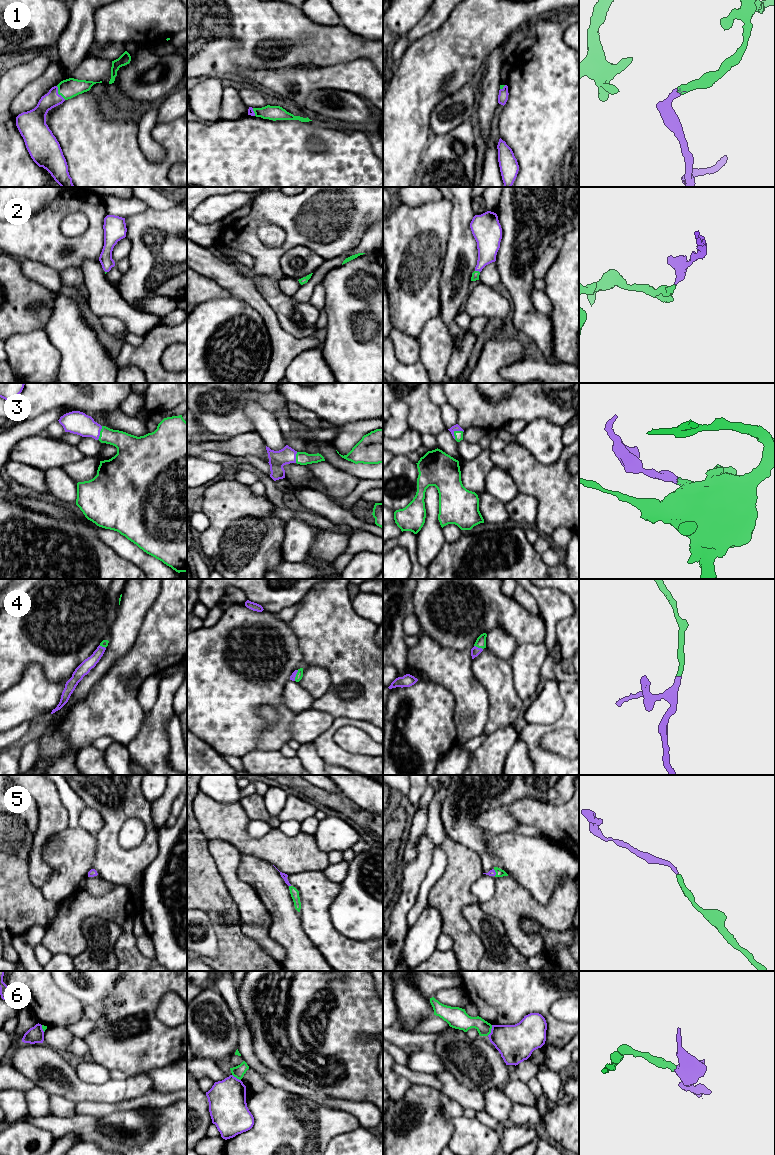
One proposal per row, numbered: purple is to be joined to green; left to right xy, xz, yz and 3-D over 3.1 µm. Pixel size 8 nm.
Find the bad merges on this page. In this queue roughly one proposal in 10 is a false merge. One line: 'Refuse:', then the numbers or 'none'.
Refuse: 6

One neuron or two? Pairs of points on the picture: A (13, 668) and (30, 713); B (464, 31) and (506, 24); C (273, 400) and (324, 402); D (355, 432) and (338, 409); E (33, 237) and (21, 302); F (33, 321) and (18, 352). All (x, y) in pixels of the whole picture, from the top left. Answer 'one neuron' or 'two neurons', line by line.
A: two neurons
B: one neuron
C: two neurons
D: two neurons
E: two neurons
F: two neurons

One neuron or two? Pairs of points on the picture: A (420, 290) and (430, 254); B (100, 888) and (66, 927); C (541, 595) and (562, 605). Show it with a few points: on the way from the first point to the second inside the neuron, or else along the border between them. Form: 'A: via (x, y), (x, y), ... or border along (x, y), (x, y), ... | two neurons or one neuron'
A: via (420, 281), (421, 263) | one neuron
B: border along (115, 885), (103, 895), (77, 889) | two neurons
C: via (546, 598), (554, 605), (557, 605) | one neuron

